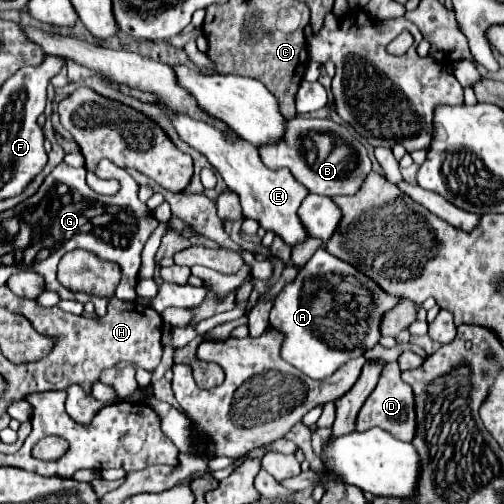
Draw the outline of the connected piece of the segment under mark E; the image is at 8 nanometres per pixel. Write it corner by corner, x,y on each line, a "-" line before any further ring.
101,76
101,80
105,84
109,84
111,88
119,90
121,94
125,96
133,96
141,102
147,102
147,104
157,104
165,114
167,118
171,120
171,124
175,126
179,138
183,142
187,142
189,146
193,146
195,150
199,150
209,162
211,166
215,166
215,170
221,174
221,178
225,180
227,188
233,190
237,196
239,196
239,202
241,202
241,210
245,214
245,218
255,218
265,230
273,230
275,234
279,234
289,246
295,246
299,242
303,242
307,238
305,234
305,228
301,226
301,220
297,218
297,208
301,206
301,200
305,198
305,194
309,194
309,190
305,190
305,186
301,186
291,174
289,170
285,168
277,168
277,170
271,170
267,168
259,154
257,154
257,148
249,142
245,142
243,138
235,138
235,140
227,140
225,132
215,128
213,124
205,122
205,120
197,120
197,118
191,118
189,114
185,112
177,112
173,110
167,102
163,102
157,94
153,92
147,92
147,90
141,90
141,88
133,88
133,86
127,86
123,82
117,82
117,80
111,80
107,76

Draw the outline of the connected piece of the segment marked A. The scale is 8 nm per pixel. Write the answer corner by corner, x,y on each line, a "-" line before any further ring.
319,248
303,264
299,276
277,294
269,322
287,336
283,358
309,378
321,380
333,374
349,358
361,356
379,342
381,314
397,302
399,298
389,298
389,294
359,270
335,258
325,248

